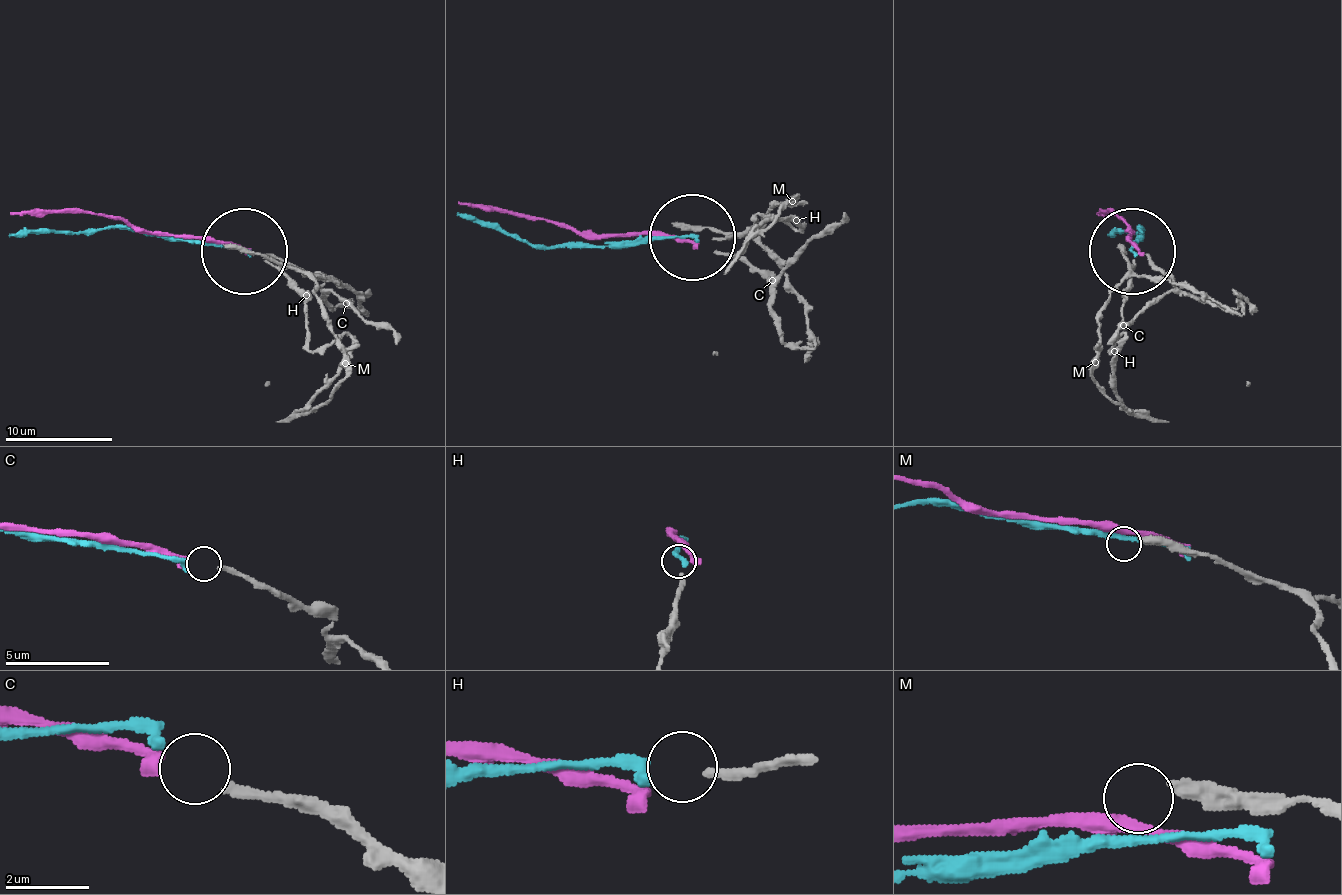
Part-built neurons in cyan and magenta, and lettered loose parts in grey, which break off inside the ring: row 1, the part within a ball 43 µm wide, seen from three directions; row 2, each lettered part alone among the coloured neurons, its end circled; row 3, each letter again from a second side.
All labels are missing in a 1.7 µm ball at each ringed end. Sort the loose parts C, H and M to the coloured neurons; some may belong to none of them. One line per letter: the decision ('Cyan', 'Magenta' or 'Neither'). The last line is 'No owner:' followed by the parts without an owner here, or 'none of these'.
C: Magenta
H: Cyan
M: Neither
No owner: M

